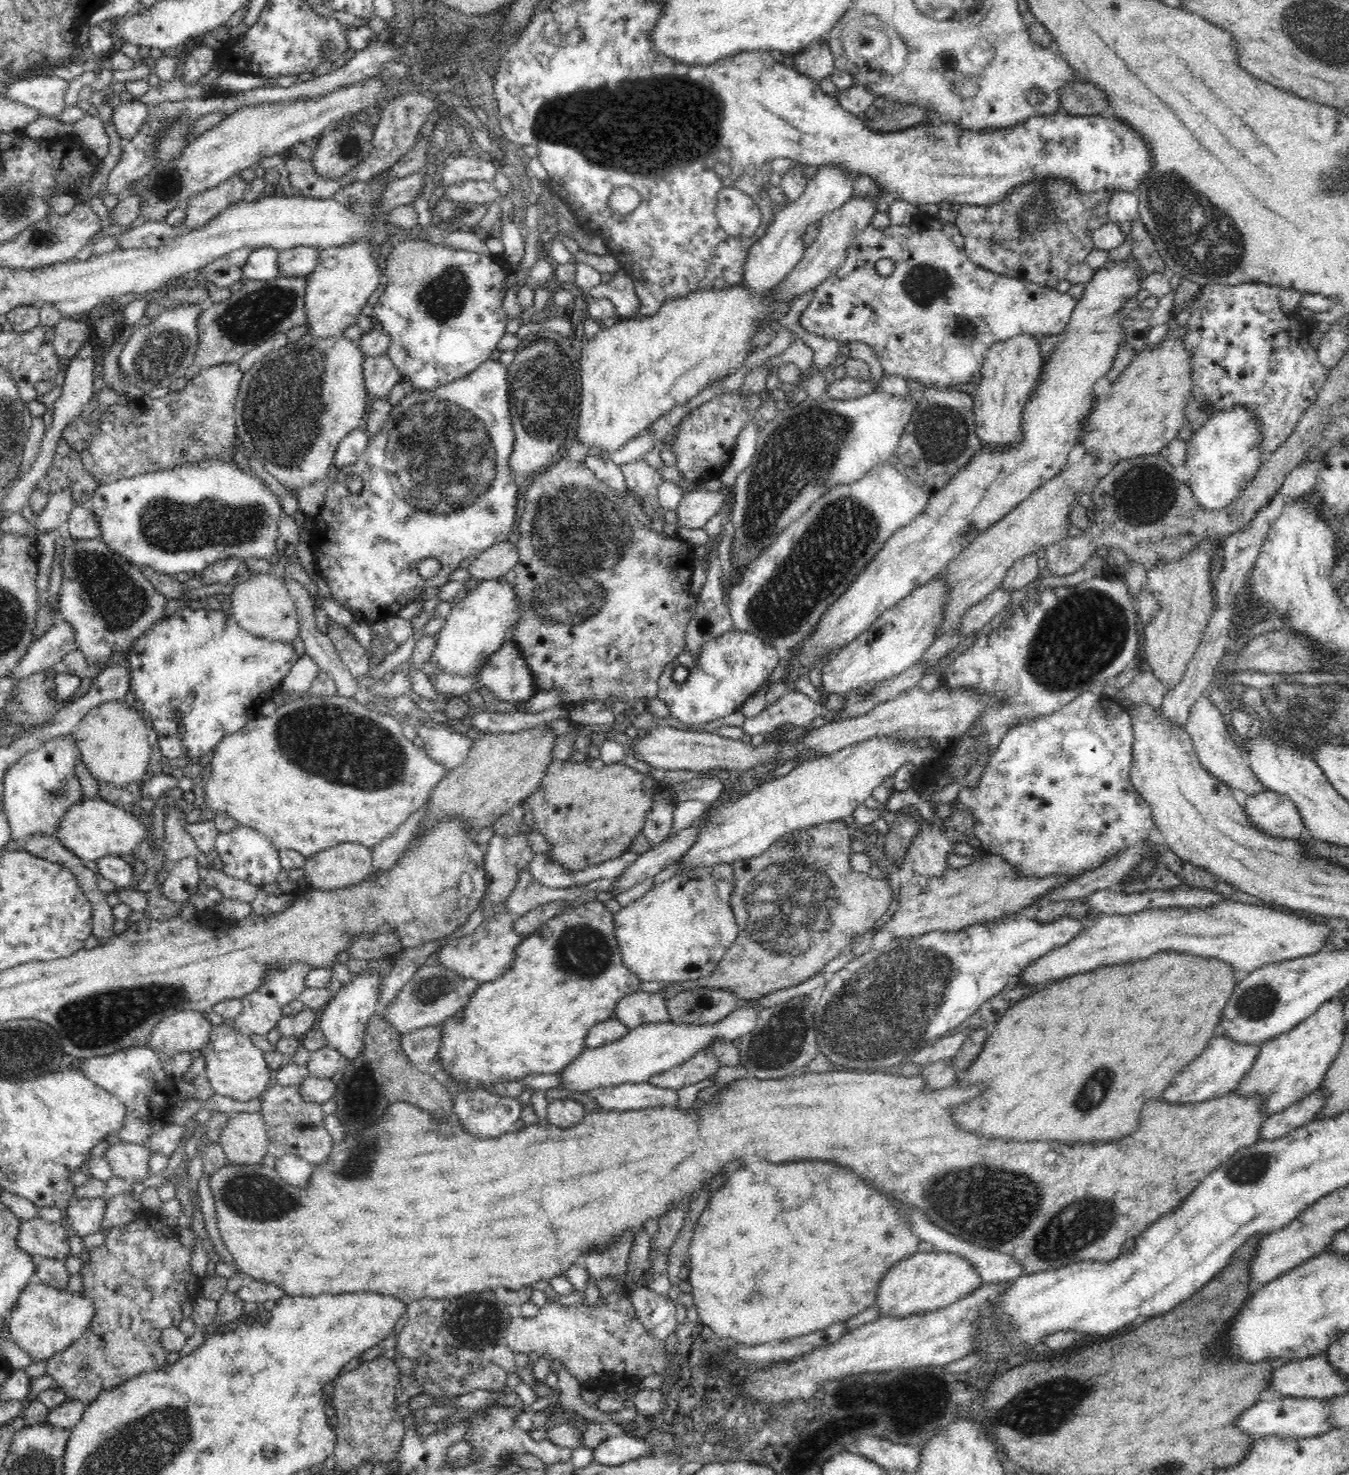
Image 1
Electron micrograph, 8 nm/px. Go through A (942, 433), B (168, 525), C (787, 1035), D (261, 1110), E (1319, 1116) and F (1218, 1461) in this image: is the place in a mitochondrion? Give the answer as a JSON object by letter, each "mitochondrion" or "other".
{"A":"mitochondrion","B":"mitochondrion","C":"mitochondrion","D":"other","E":"other","F":"other"}

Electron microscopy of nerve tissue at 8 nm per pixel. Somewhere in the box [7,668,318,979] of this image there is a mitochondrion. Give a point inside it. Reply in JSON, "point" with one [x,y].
{"point":[55,793]}

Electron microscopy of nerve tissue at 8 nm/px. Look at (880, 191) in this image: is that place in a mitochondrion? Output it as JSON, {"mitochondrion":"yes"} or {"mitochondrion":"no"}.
{"mitochondrion":"no"}

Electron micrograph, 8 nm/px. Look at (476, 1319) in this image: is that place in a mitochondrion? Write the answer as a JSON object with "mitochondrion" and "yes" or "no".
{"mitochondrion":"yes"}

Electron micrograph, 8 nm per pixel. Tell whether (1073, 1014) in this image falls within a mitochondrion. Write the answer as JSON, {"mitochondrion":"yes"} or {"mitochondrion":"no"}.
{"mitochondrion":"no"}

